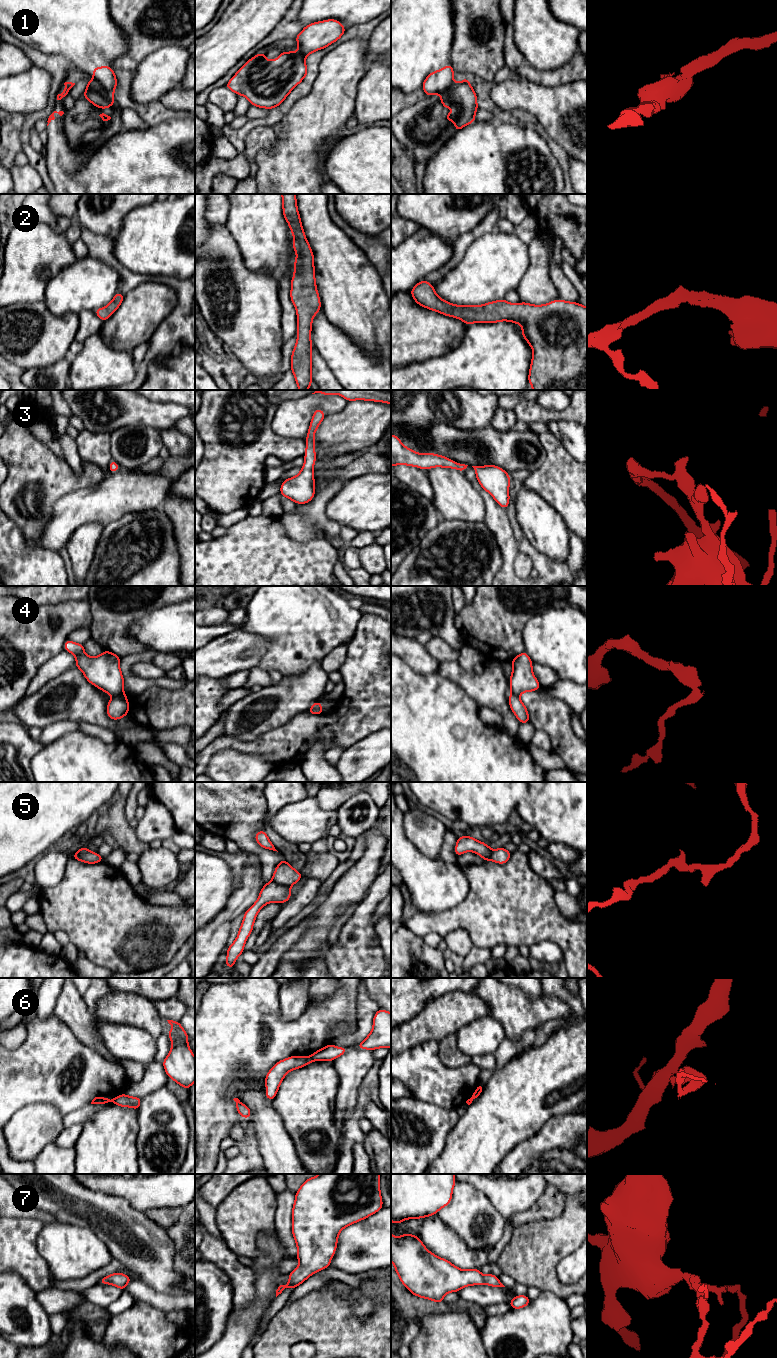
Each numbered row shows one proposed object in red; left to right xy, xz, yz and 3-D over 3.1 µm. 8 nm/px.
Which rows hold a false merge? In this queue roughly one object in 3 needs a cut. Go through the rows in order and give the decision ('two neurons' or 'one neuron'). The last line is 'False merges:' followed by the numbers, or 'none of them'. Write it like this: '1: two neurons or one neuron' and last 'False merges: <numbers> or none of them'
1: two neurons
2: one neuron
3: one neuron
4: two neurons
5: two neurons
6: two neurons
7: one neuron
False merges: 1, 4, 5, 6

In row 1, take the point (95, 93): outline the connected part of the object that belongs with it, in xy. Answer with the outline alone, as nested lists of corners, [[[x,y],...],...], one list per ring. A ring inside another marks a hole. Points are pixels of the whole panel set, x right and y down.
[[[89,80],[84,92],[84,99],[90,101],[95,107],[109,108],[115,102],[114,97],[111,96],[102,85],[95,81]]]

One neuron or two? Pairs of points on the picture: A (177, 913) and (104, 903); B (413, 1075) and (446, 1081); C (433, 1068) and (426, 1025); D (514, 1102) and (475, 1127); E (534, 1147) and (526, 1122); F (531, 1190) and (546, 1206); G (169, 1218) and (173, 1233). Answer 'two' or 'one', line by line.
A: one
B: one
C: two
D: one
E: two
F: two
G: two

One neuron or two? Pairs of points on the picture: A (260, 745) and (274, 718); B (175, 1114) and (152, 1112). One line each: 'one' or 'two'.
A: two
B: one

